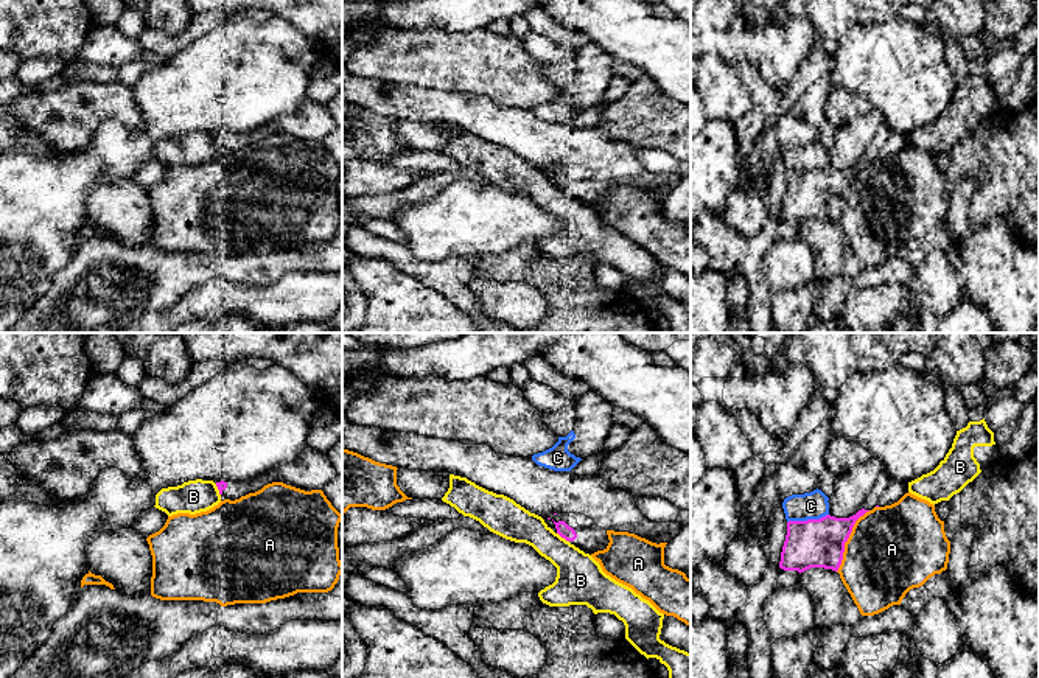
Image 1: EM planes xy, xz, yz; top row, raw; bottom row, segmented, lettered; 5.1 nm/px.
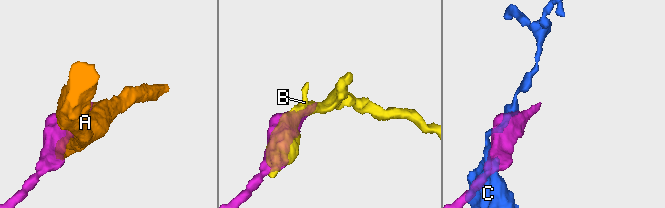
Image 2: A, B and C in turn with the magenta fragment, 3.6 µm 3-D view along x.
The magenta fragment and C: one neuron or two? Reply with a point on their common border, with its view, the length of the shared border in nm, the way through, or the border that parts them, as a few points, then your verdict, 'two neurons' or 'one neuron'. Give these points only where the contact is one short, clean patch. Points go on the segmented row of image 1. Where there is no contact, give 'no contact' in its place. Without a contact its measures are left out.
meets magenta in yz at (808, 520); contact 220 nm long; two neurons

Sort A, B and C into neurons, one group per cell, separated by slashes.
A / B / C

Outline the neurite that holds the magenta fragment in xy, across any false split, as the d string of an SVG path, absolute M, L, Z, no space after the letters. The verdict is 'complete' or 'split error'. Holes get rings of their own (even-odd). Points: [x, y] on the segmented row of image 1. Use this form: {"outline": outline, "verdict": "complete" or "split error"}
{"outline": "M272 468L263 474L250 477L247 481L230 481L230 479L216 479L213 481L219 490L221 501L224 499L240 499L249 493L261 490L264 485L278 481L278 468Z", "verdict": "split error"}

